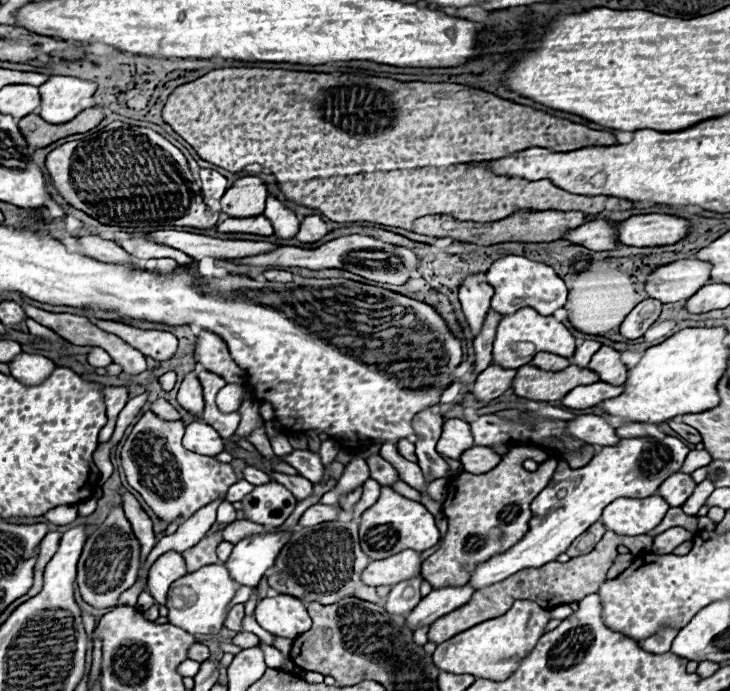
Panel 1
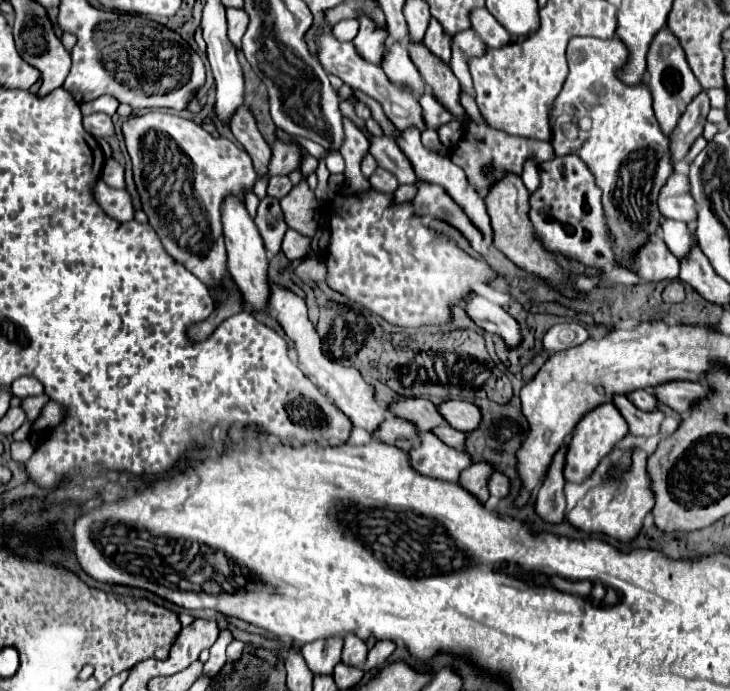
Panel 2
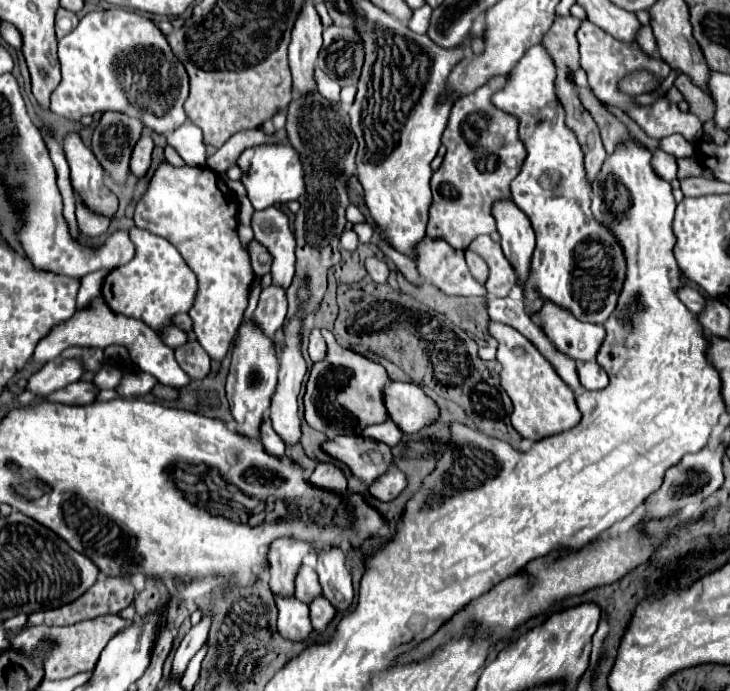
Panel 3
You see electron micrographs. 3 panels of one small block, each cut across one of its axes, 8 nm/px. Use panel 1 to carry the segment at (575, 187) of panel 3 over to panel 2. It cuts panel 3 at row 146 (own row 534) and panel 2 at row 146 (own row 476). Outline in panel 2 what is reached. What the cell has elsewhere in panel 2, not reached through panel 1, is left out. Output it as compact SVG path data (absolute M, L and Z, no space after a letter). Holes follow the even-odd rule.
M576 36L572 38L566 49L566 58L570 66L570 74L564 82L562 92L556 96L556 102L550 112L550 130L552 130L552 146L556 156L576 154L592 172L596 186L602 190L602 206L606 216L606 226L614 238L614 256L620 266L634 272L636 266L630 264L634 254L648 242L648 236L656 232L662 222L662 214L658 210L658 192L674 172L668 160L668 138L662 134L656 116L652 112L652 98L646 84L626 86L616 78L616 70L626 62L628 50L622 46L618 38L602 40L594 37ZM584 118L590 120L588 128L580 128L578 122Z

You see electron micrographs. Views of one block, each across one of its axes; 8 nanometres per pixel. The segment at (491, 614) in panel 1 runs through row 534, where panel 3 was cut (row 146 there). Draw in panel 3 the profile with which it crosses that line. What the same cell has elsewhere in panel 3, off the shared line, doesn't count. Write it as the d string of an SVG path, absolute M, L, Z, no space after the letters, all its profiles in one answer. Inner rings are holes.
M576 86L576 92L582 106L590 112L590 116L600 128L600 138L604 142L606 154L612 154L612 150L616 150L616 146L620 144L620 138L624 138L624 134L628 132L628 128L590 90Z

